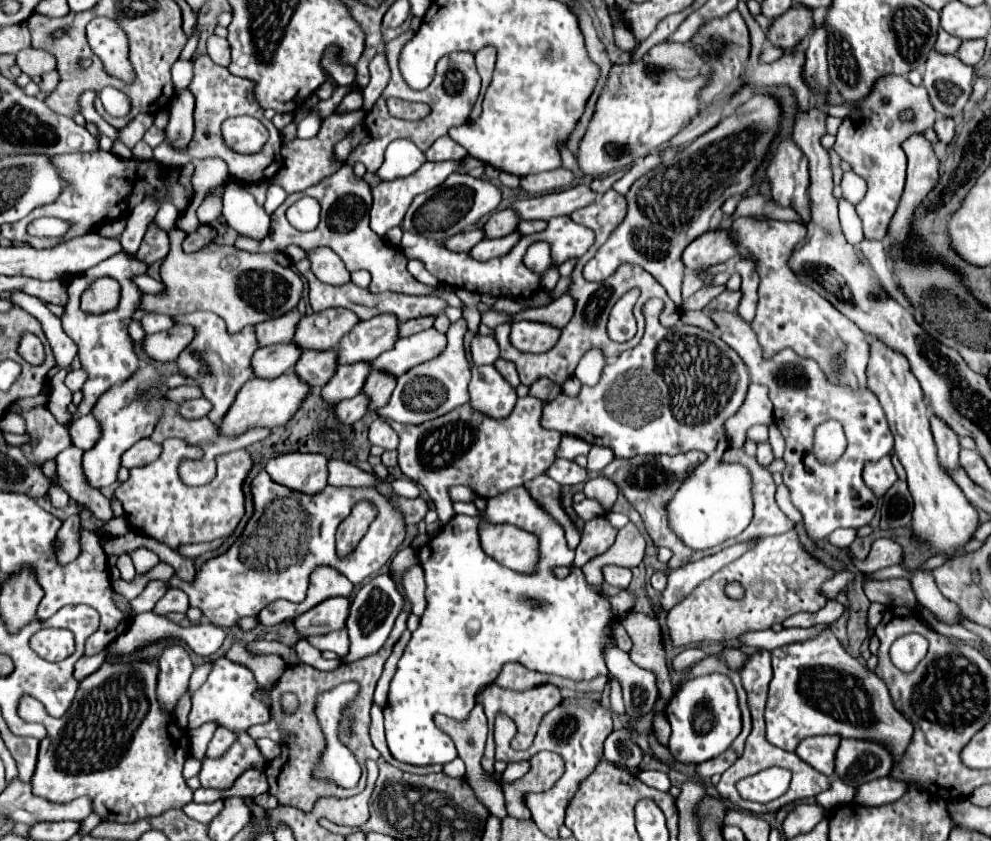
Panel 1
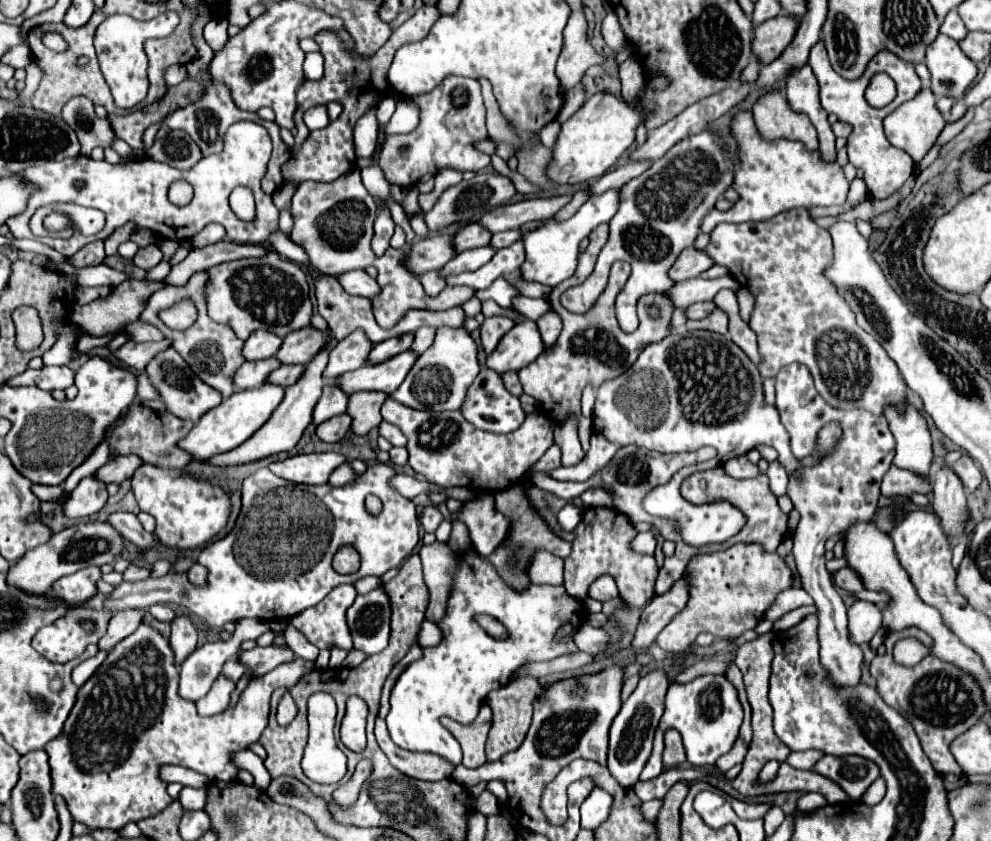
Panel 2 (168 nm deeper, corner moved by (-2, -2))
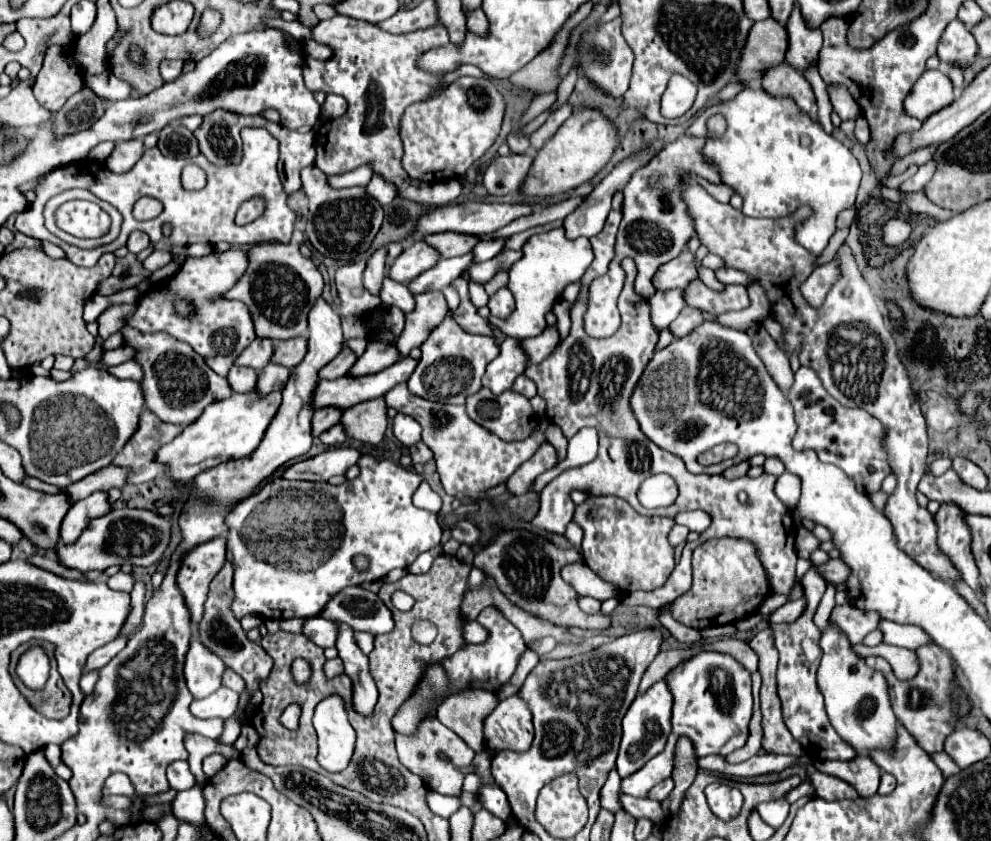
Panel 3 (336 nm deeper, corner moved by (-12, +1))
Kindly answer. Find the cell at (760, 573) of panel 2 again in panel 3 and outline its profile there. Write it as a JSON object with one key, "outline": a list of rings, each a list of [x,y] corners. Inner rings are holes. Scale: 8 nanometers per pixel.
{"outline":[[[720,538],[708,540],[694,550],[692,556],[692,586],[672,604],[672,616],[682,624],[704,630],[710,624],[732,624],[758,610],[766,598],[766,572],[758,560],[756,548],[748,540]]]}

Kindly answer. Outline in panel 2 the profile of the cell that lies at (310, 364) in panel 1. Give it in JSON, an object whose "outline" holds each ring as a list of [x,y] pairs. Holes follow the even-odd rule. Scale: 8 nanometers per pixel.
{"outline":[[[282,365],[280,369],[270,373],[268,381],[282,385],[282,387],[290,387],[290,385],[294,385],[294,381],[298,381],[302,377],[302,371],[306,371],[306,365]]]}

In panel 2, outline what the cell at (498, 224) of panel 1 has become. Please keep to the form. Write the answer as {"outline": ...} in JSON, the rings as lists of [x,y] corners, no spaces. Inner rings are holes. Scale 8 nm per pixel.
{"outline":[[[478,221],[468,223],[466,227],[462,227],[456,235],[456,251],[462,253],[466,249],[474,249],[474,247],[484,247],[488,245],[492,239],[492,233],[486,231],[486,227],[482,227]]]}

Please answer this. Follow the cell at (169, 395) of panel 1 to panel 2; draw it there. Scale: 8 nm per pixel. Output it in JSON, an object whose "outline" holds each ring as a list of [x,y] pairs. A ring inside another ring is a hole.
{"outline":[[[145,373],[138,374],[137,377],[138,377],[137,397],[141,401],[155,400],[160,398],[156,389],[152,385],[146,384],[146,379],[148,379],[148,377]]]}

